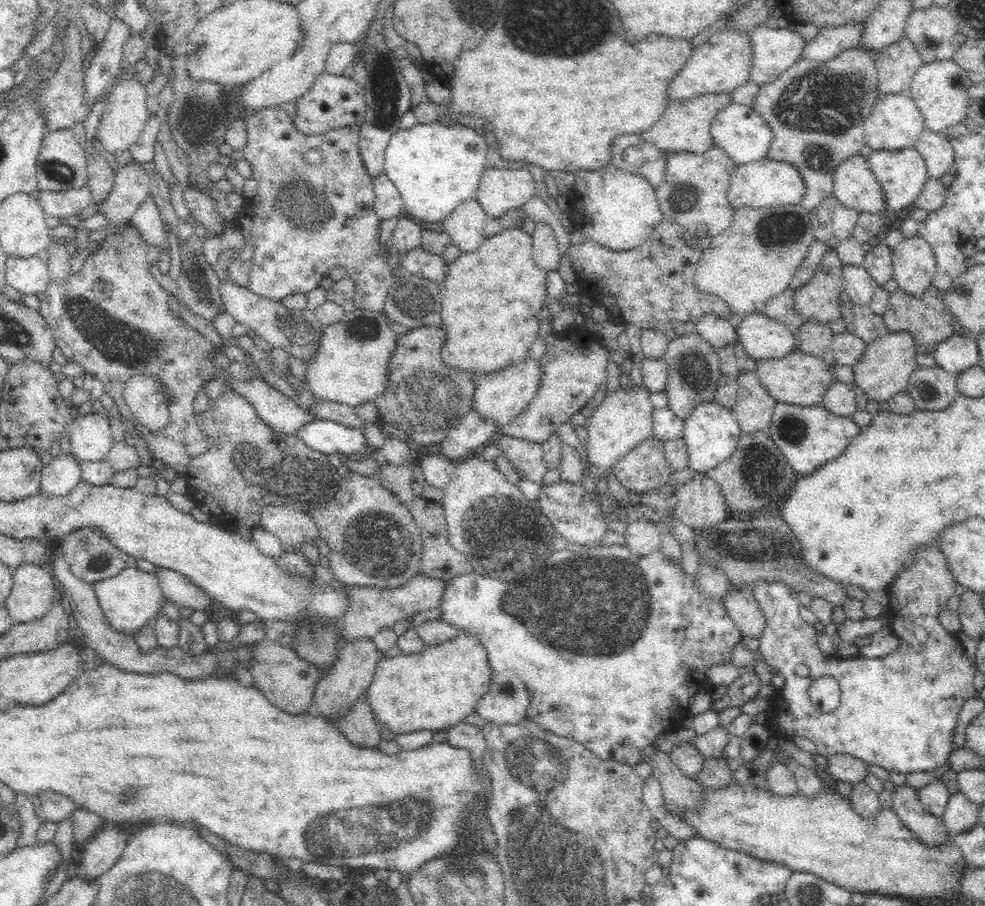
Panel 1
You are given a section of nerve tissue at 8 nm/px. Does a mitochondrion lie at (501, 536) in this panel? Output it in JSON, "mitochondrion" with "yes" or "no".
{"mitochondrion":"yes"}

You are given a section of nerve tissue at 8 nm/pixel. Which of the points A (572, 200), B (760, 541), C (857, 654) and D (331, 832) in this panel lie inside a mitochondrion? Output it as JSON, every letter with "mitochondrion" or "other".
{"A":"other","B":"mitochondrion","C":"other","D":"mitochondrion"}

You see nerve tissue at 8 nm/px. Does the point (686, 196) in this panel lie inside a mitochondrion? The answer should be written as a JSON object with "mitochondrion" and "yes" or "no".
{"mitochondrion":"yes"}

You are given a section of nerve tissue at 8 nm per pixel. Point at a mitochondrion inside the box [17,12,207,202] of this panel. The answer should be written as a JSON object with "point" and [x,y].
{"point":[59,171]}

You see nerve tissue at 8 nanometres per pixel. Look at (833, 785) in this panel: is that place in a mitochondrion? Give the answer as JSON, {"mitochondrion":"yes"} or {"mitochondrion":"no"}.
{"mitochondrion":"no"}

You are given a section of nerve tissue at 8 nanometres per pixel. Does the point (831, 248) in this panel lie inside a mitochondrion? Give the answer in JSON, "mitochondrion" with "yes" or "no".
{"mitochondrion":"no"}

